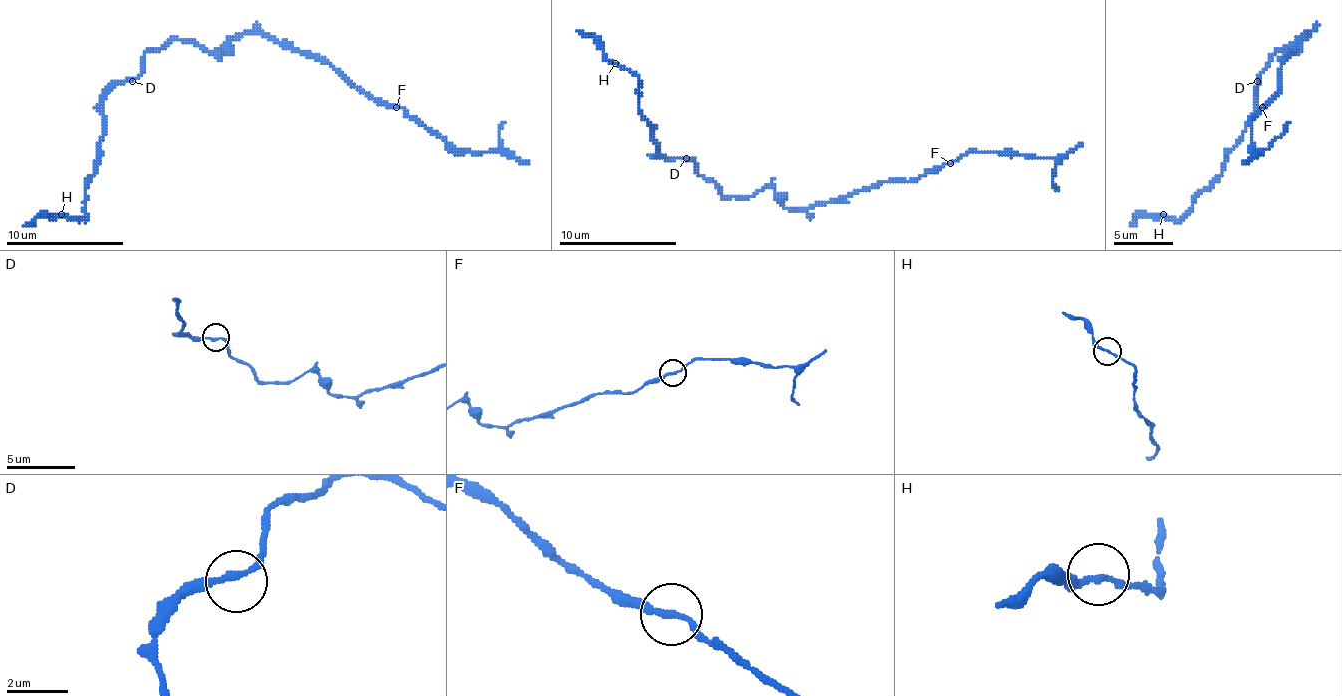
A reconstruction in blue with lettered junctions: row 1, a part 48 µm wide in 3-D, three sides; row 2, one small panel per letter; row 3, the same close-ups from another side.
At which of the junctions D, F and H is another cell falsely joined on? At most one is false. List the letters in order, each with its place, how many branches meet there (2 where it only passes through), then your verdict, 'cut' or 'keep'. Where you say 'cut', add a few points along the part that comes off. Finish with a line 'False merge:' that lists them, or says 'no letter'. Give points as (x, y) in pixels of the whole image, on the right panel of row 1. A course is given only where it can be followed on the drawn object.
D: place (1257, 81); branches 2; keep
F: place (1262, 107); branches 2; keep
H: place (1163, 214); branches 2; keep
False merge: no letter

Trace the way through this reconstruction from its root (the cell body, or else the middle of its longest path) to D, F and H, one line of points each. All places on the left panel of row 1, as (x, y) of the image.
D: (218, 51), (209, 51), (197, 42), (171, 40), (144, 54), (144, 69), (132, 81)
F: (218, 51), (233, 37), (271, 37), (325, 57), (357, 87), (395, 108)
H: (218, 51), (171, 40), (144, 54), (144, 69), (103, 102), (85, 220), (61, 214)

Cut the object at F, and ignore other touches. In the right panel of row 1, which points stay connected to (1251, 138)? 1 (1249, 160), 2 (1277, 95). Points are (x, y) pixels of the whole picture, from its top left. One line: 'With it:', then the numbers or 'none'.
With it: 1

